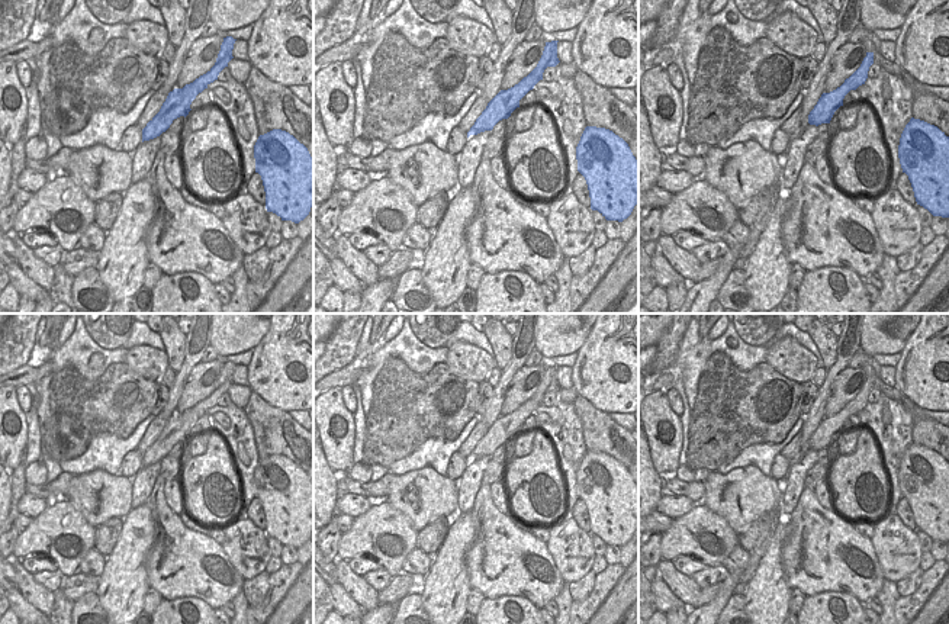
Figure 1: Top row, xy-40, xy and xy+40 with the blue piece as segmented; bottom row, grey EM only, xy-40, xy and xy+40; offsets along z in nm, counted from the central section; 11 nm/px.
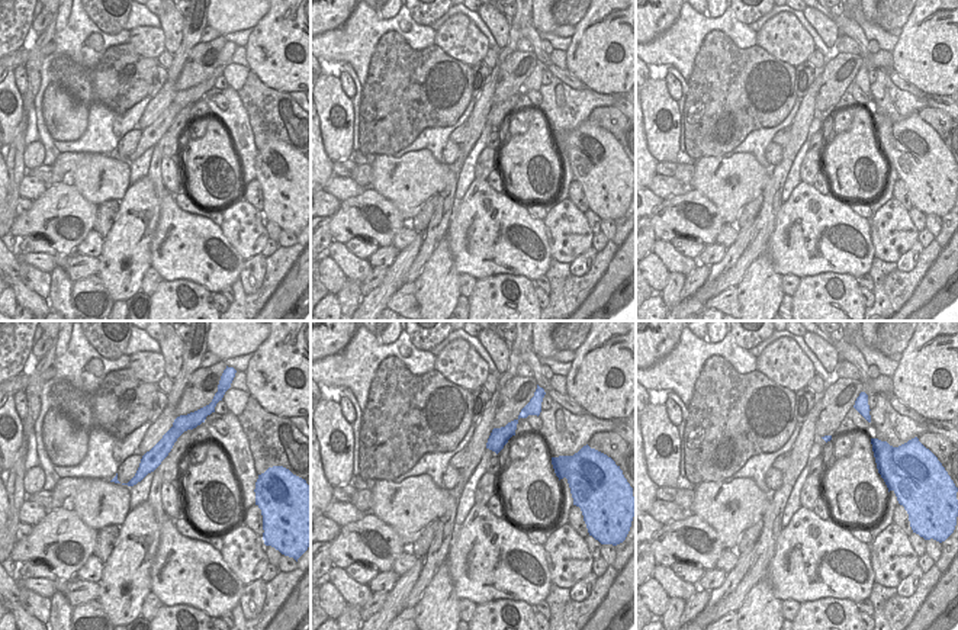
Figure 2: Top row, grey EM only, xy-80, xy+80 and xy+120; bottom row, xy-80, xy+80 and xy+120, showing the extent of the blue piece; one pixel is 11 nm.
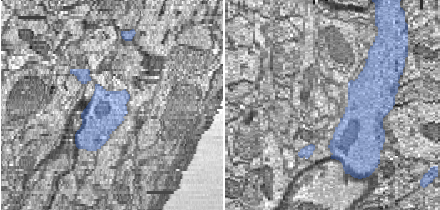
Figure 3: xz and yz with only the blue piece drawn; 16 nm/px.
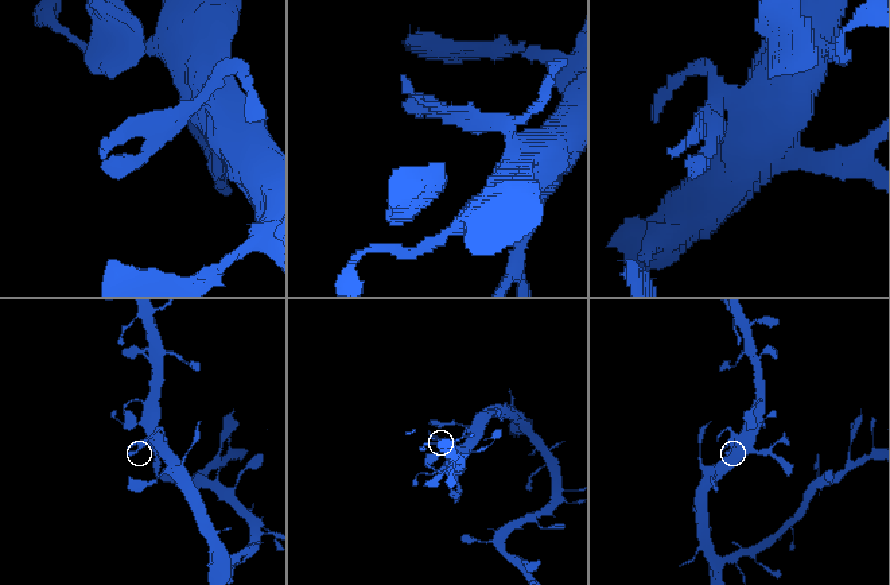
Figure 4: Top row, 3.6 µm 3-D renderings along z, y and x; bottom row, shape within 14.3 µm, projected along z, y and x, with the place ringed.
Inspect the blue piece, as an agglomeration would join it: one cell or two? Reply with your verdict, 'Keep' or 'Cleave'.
Cleave.

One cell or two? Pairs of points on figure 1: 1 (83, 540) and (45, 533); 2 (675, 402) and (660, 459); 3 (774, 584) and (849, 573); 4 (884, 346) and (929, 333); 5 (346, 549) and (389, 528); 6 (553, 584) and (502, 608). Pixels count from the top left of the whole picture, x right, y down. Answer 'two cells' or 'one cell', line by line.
1: one cell
2: two cells
3: two cells
4: two cells
5: one cell
6: two cells

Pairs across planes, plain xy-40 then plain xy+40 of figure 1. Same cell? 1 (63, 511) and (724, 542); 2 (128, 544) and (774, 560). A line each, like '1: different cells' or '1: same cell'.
1: same cell
2: same cell

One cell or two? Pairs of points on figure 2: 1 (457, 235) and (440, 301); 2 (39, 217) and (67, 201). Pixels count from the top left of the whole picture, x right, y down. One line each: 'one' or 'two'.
1: two
2: one

